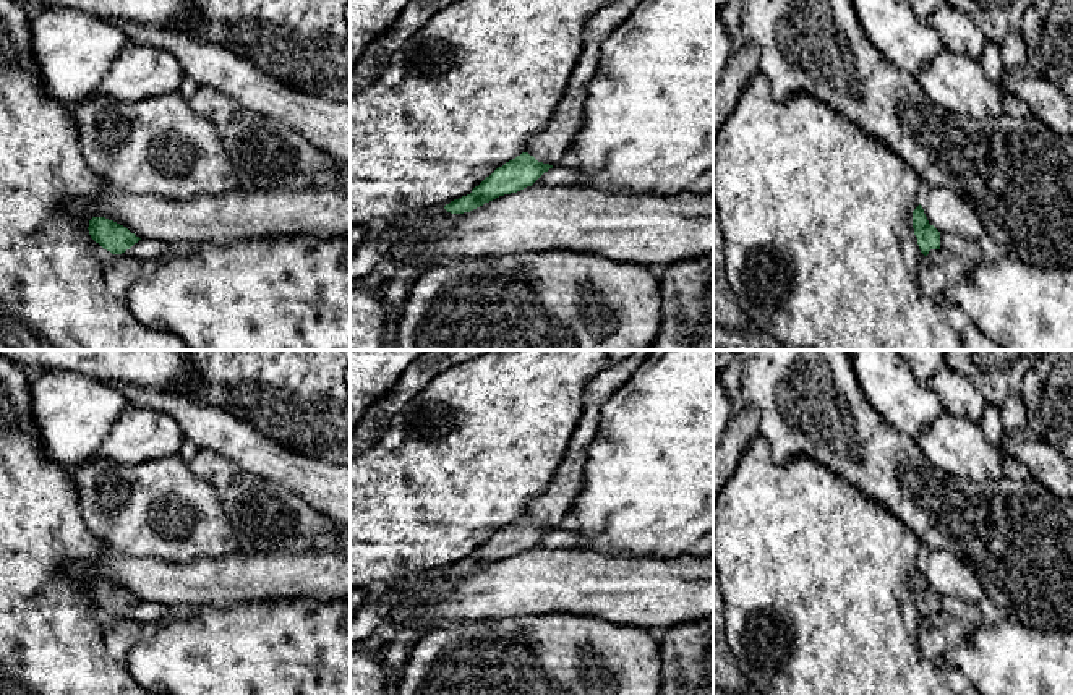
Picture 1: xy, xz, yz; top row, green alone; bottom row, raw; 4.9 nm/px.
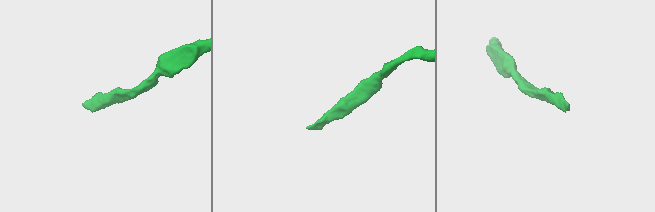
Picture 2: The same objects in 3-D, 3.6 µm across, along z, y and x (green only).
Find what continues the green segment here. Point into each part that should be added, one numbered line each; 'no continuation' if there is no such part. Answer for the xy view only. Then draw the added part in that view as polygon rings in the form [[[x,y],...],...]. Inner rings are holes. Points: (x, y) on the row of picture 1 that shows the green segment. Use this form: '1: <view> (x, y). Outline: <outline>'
no continuation

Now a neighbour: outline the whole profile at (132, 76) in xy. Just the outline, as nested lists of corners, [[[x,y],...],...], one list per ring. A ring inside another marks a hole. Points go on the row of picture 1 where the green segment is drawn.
[[[128,42],[96,94],[120,102],[138,102],[156,94],[175,92],[185,78],[180,62],[170,52]]]

